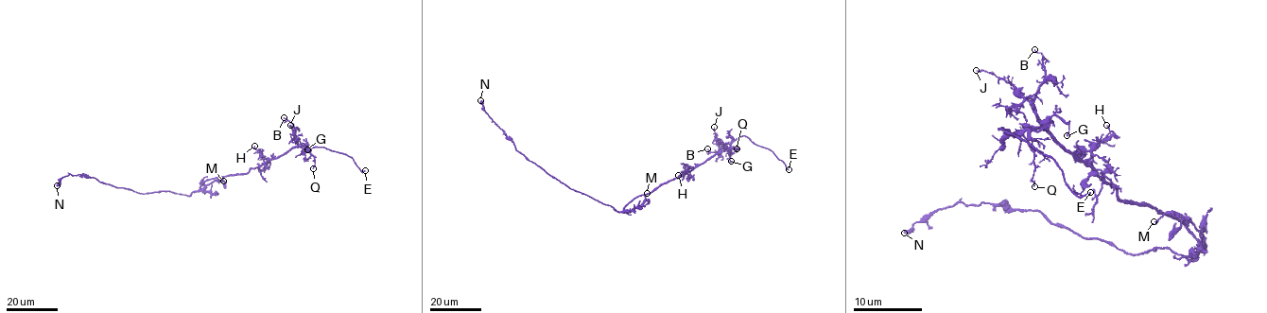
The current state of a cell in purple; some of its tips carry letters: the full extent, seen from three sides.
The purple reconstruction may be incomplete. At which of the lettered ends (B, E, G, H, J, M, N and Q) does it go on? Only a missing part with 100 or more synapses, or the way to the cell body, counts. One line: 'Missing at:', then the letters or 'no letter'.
Missing at: E

